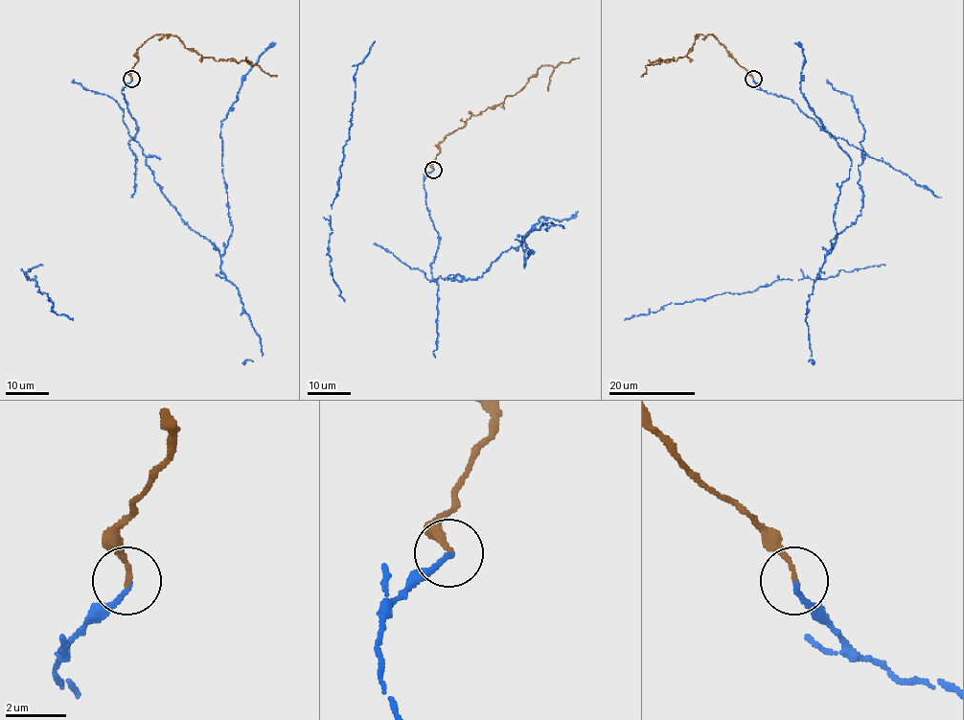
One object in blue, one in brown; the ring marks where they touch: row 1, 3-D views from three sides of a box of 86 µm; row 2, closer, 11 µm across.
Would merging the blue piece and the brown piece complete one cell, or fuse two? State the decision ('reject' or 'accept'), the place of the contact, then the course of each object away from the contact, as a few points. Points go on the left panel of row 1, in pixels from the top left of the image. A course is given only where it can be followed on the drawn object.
accept; at (131, 79); blue runs (132, 80), (122, 90), (136, 124), (128, 147), (220, 254), (233, 225), (220, 126), (276, 42); brown runs (131, 80), (139, 48), (162, 34), (175, 35), (186, 48), (202, 57), (217, 61), (247, 59), (277, 76)

